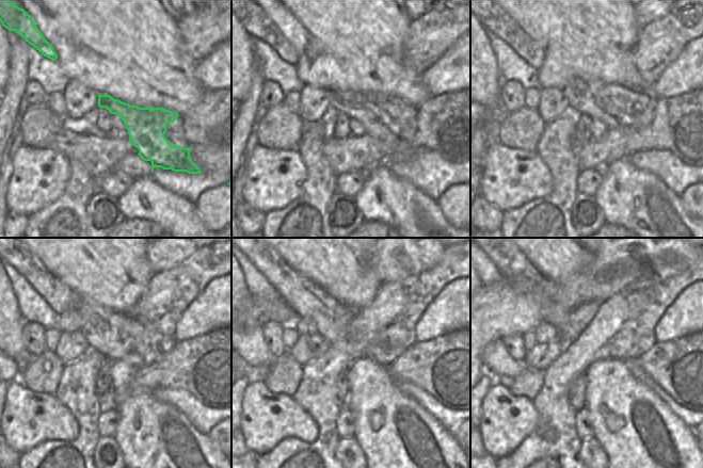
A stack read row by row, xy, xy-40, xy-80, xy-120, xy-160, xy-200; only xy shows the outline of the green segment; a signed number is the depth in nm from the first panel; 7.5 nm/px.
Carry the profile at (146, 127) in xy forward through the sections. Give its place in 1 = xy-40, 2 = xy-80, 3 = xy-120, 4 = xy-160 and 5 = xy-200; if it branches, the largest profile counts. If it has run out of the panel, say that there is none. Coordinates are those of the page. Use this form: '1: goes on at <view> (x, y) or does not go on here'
1: goes on at xy-40 (382, 116)
2: goes on at xy-80 (617, 107)
3: goes on at xy-120 (115, 335)
4: goes on at xy-160 (332, 320)
5: goes on at xy-200 (514, 267)

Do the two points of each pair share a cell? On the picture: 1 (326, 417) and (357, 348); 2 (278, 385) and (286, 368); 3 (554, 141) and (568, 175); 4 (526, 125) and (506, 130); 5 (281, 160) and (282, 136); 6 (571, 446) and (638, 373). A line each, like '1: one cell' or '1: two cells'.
1: one cell
2: one cell
3: one cell
4: one cell
5: two cells
6: two cells

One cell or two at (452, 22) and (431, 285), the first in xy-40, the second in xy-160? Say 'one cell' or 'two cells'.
one cell

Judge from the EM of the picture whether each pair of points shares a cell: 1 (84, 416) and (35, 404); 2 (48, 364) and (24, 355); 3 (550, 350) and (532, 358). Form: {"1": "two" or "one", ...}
{"1": "two", "2": "two", "3": "one"}

